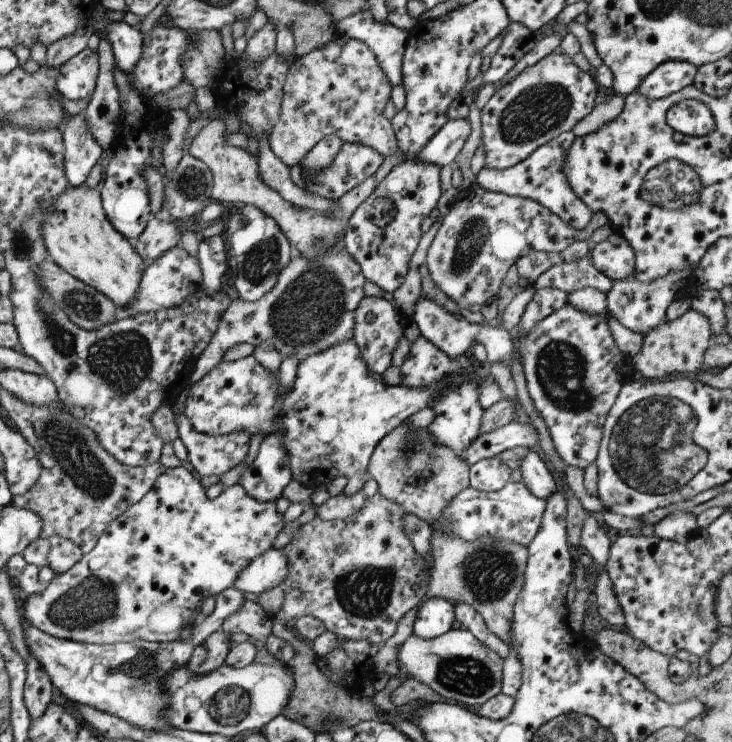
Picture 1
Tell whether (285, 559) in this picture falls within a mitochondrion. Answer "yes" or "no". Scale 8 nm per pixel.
no

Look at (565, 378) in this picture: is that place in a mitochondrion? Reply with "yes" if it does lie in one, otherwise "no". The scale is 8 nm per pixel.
yes

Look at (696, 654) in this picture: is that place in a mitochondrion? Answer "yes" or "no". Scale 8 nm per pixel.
no

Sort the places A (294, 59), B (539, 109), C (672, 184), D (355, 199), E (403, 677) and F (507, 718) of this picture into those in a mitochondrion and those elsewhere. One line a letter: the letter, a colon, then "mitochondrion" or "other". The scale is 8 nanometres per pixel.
A: other
B: mitochondrion
C: mitochondrion
D: other
E: other
F: other

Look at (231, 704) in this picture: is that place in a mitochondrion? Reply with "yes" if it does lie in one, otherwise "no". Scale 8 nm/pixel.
yes

